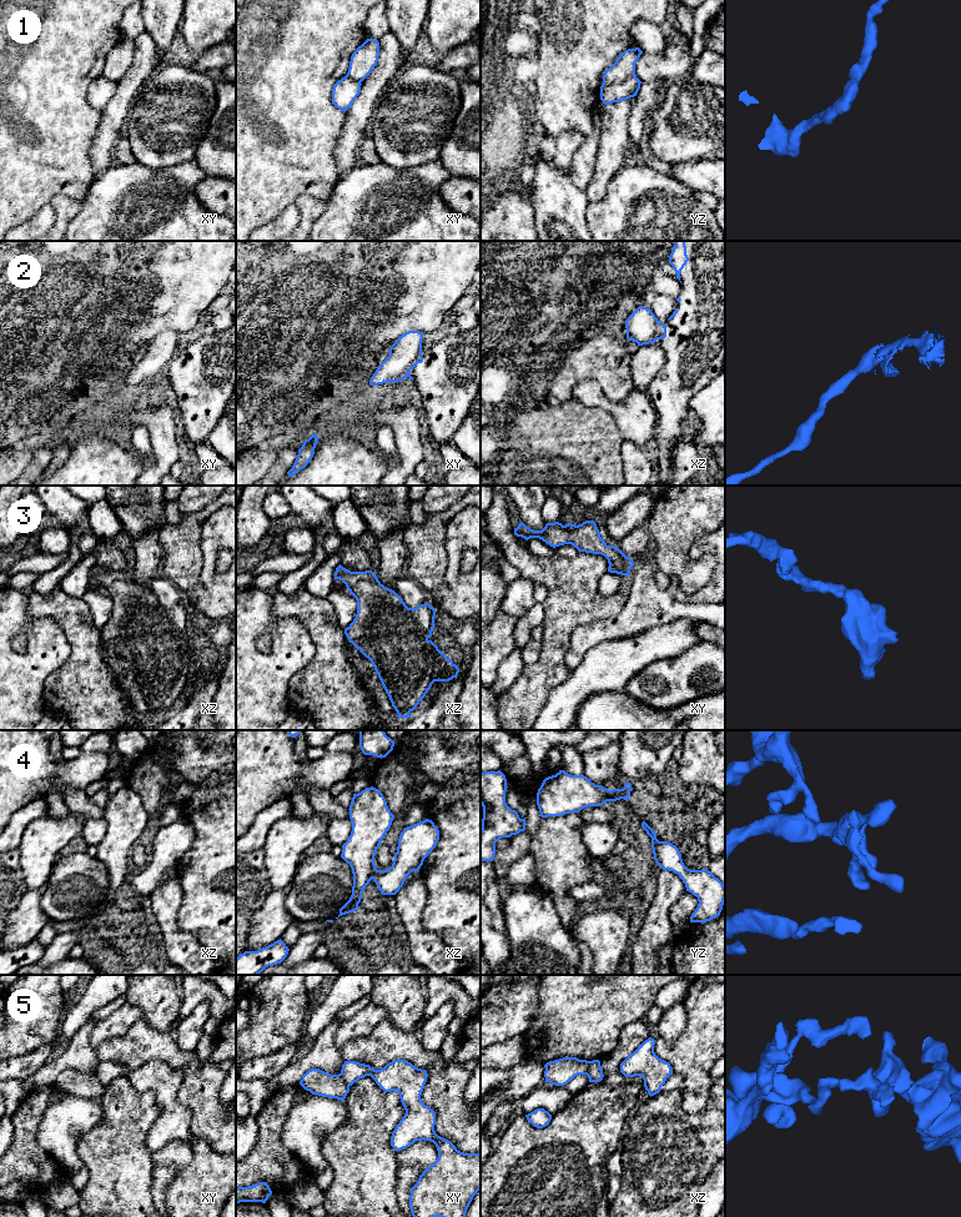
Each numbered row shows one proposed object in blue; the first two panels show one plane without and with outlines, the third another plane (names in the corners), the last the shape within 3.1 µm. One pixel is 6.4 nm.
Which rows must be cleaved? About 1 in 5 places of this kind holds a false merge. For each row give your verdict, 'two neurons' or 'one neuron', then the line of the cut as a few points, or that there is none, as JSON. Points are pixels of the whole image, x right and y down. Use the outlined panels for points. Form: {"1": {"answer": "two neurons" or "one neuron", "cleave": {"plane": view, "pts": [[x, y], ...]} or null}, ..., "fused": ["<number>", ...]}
{"1": {"answer": "two neurons", "cleave": {"plane": "yz", "pts": [[634, 74], [619, 83], [603, 84]]}}, "2": {"answer": "two neurons", "cleave": {"plane": "xz", "pts": [[662, 323], [657, 338]]}}, "3": {"answer": "one neuron", "cleave": null}, "4": {"answer": "two neurons", "cleave": {"plane": "xz", "pts": [[377, 870], [372, 878]]}}, "5": {"answer": "two neurons", "cleave": {"plane": "xz", "pts": [[590, 1061], [585, 1074]]}}, "fused": ["1", "2", "4", "5"]}

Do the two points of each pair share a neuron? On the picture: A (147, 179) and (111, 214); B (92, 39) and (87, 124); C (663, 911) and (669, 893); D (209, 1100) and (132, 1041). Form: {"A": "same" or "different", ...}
{"A": "same", "B": "same", "C": "same", "D": "same"}

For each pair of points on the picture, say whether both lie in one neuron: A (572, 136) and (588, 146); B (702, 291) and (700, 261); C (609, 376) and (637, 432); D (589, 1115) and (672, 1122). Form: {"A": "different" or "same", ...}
{"A": "different", "B": "same", "C": "different", "D": "different"}

